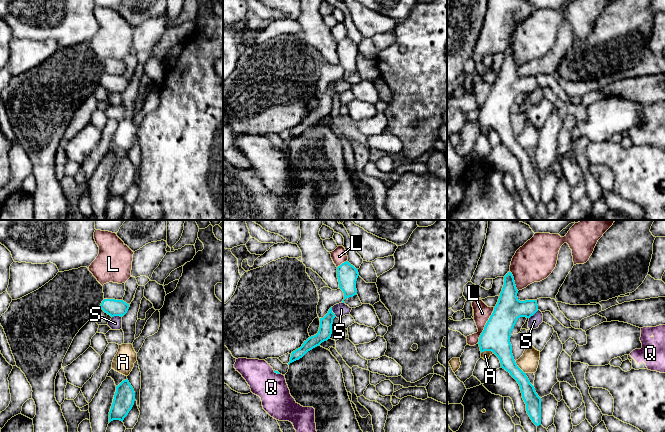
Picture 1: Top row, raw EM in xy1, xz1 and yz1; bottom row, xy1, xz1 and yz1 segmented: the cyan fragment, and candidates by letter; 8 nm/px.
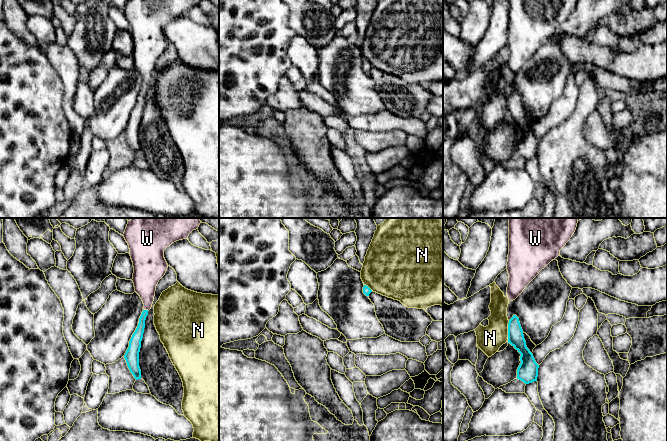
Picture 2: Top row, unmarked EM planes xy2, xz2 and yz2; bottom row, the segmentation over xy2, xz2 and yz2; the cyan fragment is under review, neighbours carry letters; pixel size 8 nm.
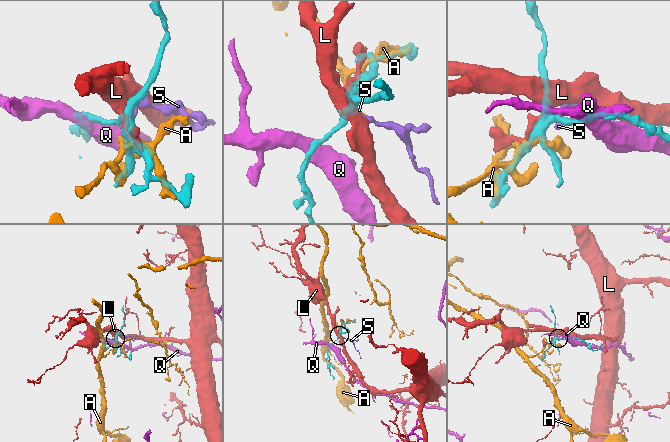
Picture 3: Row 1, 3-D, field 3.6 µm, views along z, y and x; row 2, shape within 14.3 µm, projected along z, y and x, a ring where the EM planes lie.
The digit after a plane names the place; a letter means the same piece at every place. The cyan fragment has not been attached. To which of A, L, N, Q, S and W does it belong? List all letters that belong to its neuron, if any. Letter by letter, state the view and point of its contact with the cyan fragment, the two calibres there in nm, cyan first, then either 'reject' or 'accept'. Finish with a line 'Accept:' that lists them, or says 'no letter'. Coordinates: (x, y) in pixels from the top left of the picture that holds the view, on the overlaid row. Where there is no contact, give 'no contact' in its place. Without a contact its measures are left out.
A: contact yz1 (488, 350); calibres 220 and 70 nm; reject
L: contact yz1 (485, 325); calibres 220 and 140 nm; reject
N: contact yz2 (508, 331); calibres 130 and 200 nm; reject
Q: contact xz1 (276, 372); calibres 20 and 240 nm; reject
S: contact xy1 (117, 315); calibres 140 and 100 nm; reject
W: contact xy2 (146, 310); calibres 90 and 200 nm; accept
Accept: W

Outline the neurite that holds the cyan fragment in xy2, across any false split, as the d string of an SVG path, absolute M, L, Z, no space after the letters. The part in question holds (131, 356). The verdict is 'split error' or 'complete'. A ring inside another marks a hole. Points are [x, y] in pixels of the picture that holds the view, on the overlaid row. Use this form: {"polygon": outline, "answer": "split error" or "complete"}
{"polygon": "M131 218L128 221L123 236L129 245L133 262L135 292L144 304L138 326L124 355L136 380L141 379L139 352L145 320L154 301L156 286L168 268L164 250L176 241L188 239L200 223L200 218Z", "answer": "split error"}

